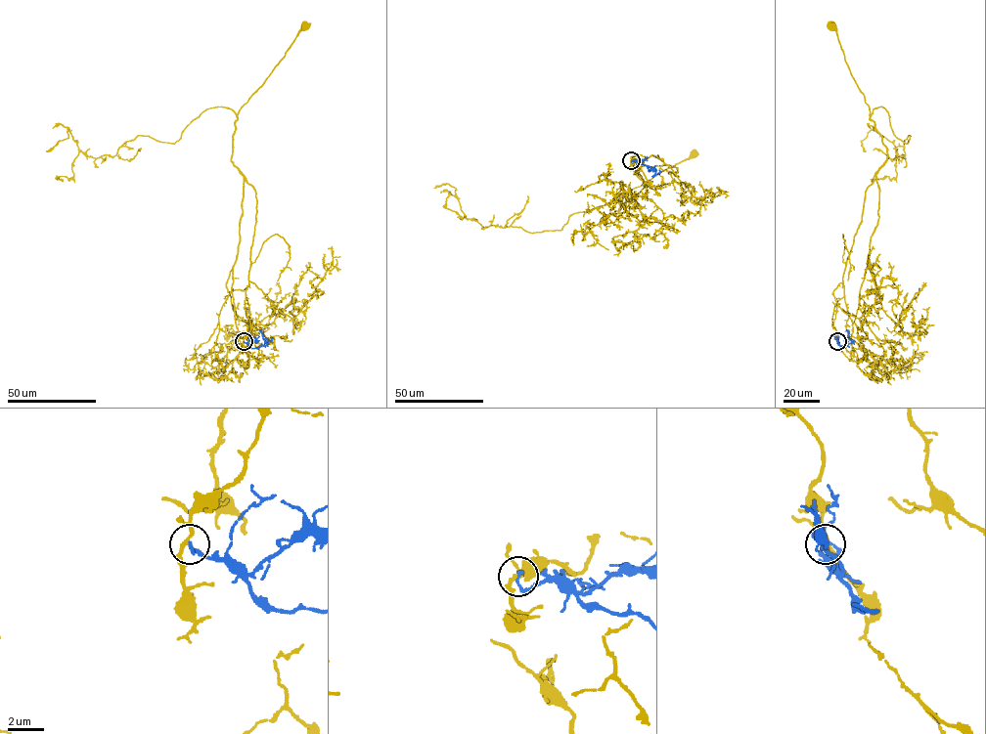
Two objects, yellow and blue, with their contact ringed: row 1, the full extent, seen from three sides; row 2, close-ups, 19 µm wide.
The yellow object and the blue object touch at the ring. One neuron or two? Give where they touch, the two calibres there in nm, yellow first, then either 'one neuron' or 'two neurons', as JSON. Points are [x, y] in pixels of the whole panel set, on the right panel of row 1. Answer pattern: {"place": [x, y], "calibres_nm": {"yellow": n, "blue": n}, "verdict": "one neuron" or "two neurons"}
{"place": [837, 341], "calibres_nm": {"yellow": 170, "blue": 170}, "verdict": "two neurons"}

